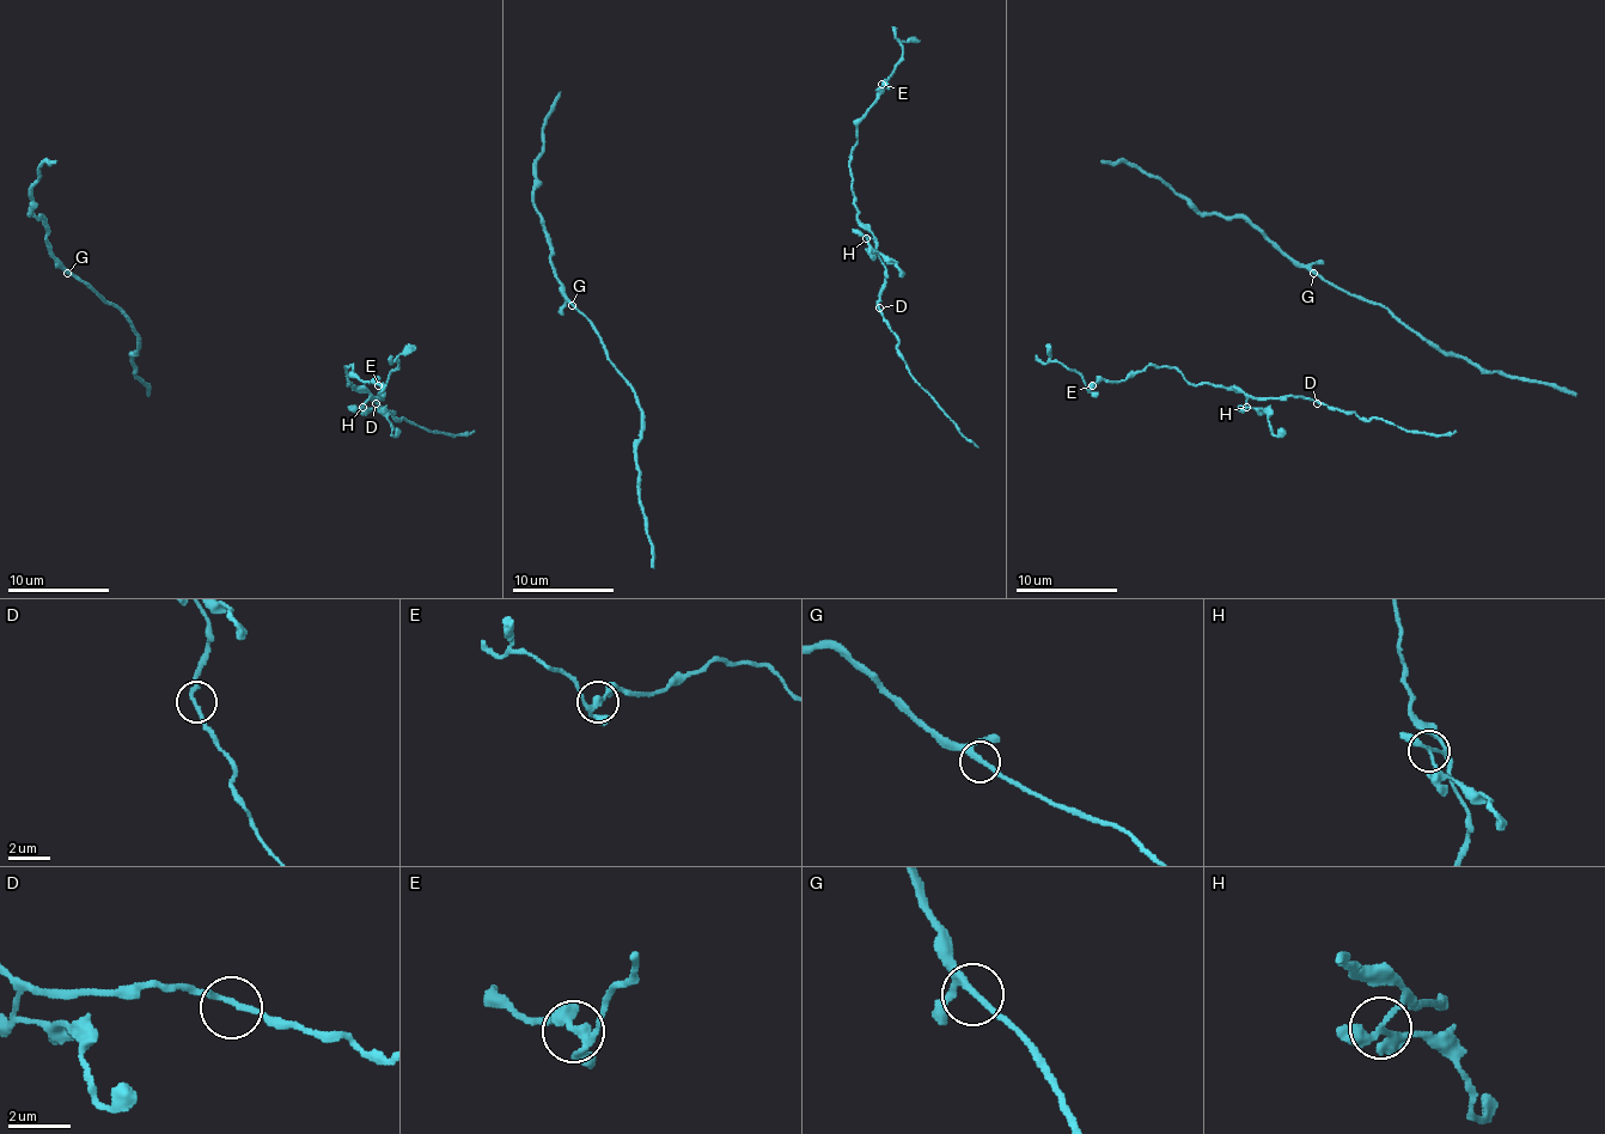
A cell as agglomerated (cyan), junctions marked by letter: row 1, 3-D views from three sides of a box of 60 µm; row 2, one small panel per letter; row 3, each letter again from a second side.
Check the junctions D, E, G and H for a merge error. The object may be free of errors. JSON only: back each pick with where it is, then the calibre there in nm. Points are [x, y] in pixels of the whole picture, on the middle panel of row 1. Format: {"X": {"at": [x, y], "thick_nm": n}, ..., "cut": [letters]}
{"H": {"at": [866, 238], "thick_nm": 190}, "cut": ["H"]}

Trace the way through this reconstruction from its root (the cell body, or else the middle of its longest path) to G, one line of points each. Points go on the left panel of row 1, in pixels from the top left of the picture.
G: (141, 340), (130, 322), (114, 304), (67, 273)

